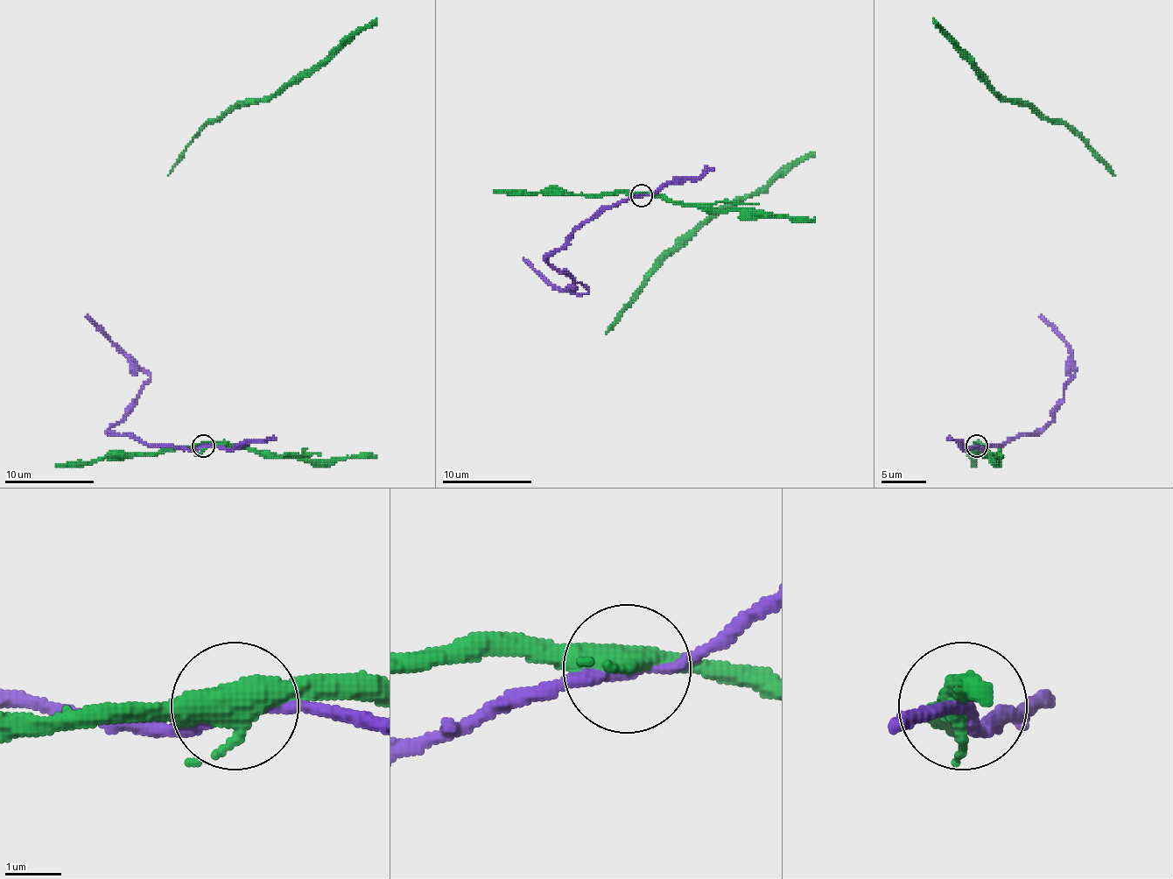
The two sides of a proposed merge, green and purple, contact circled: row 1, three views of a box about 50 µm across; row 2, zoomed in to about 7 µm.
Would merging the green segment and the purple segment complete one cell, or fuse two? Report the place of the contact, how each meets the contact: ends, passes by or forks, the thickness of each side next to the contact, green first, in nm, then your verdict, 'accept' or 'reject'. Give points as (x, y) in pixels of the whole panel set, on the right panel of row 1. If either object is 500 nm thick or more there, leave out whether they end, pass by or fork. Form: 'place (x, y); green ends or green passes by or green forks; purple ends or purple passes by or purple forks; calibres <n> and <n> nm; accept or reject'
place (977, 446); green forks; purple passes by; calibres 400 and 200 nm; reject

